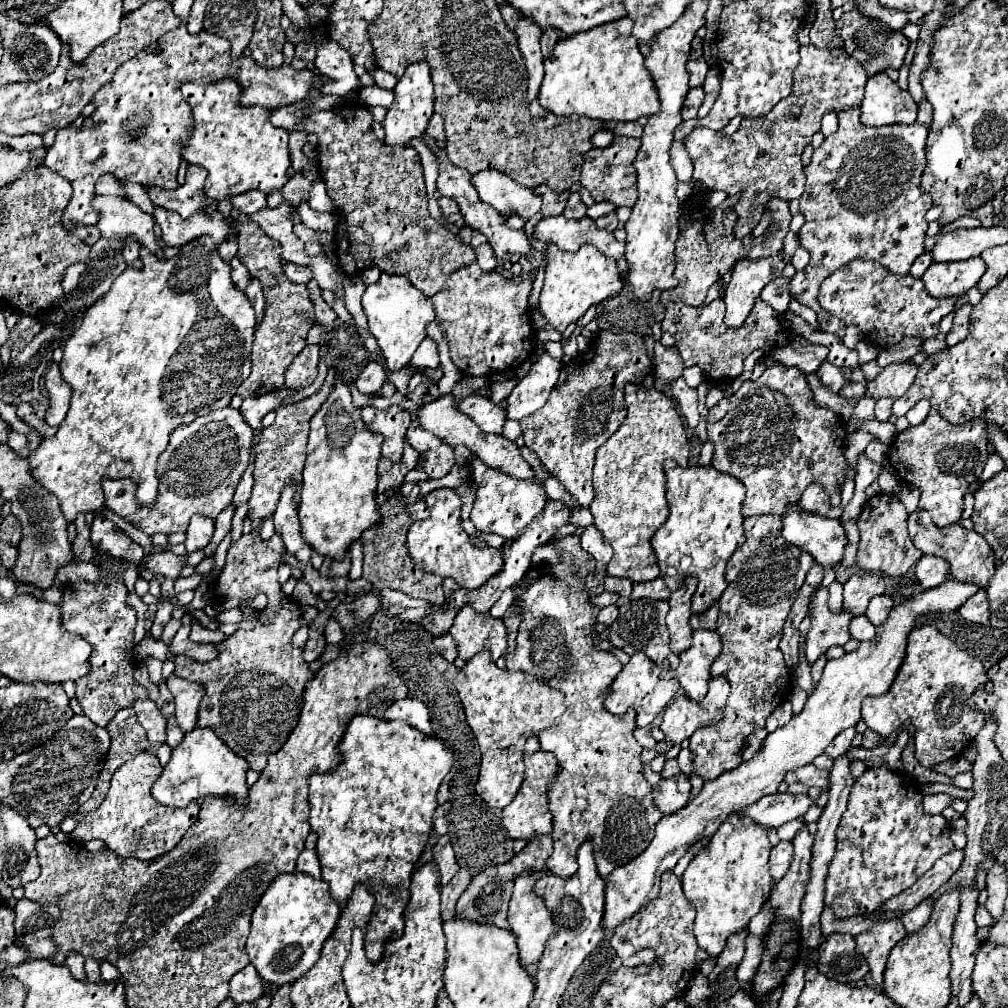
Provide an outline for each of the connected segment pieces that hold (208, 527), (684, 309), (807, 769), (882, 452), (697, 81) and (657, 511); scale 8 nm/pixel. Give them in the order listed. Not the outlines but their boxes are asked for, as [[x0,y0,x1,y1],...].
[[185,514,213,554],[661,298,829,380],[785,764,827,788],[865,440,889,463],[687,58,707,88],[589,374,689,582]]

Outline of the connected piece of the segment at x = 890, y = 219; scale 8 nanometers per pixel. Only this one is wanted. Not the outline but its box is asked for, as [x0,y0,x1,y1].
[789,108,933,338]

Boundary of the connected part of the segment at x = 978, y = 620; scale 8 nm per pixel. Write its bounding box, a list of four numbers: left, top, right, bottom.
[959,588,989,626]

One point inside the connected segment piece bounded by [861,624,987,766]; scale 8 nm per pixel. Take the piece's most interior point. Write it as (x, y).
(932, 688)

